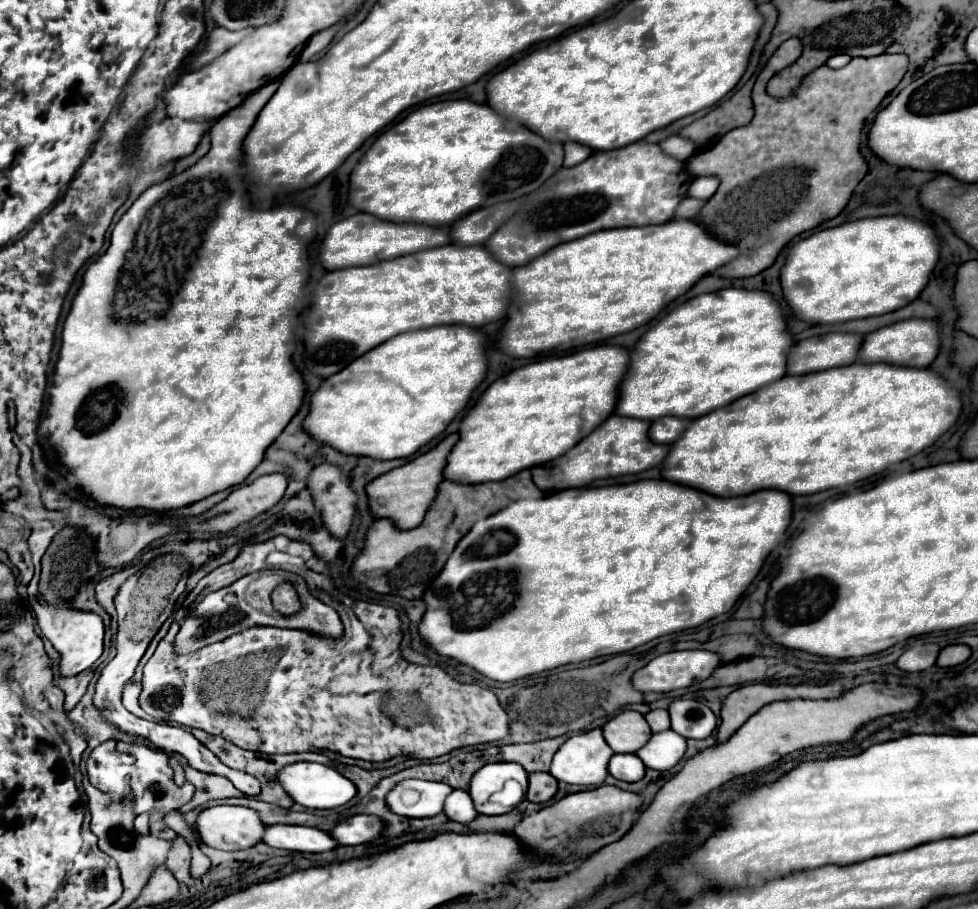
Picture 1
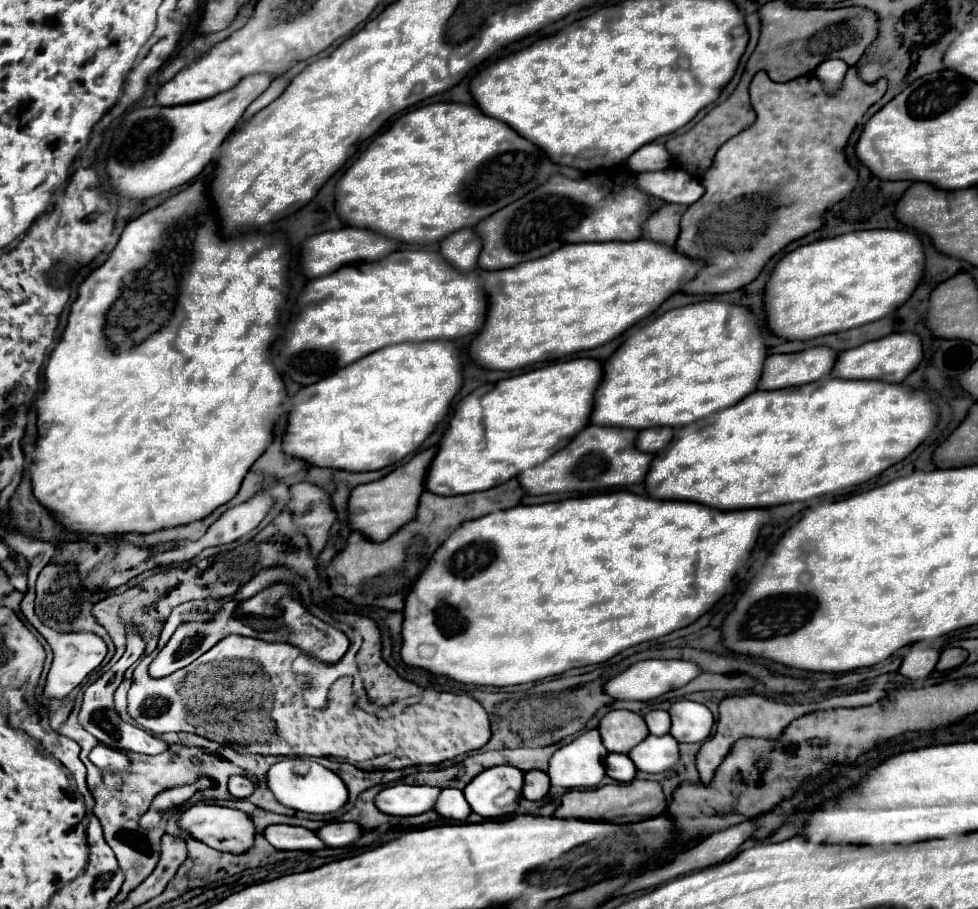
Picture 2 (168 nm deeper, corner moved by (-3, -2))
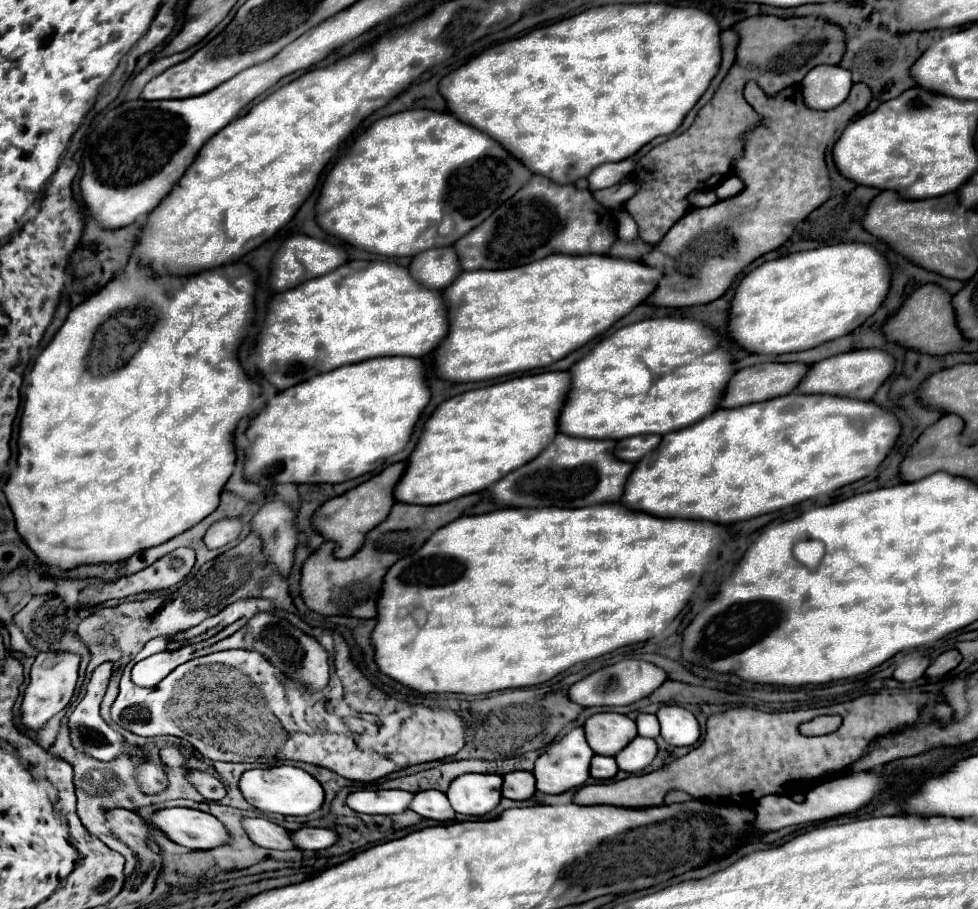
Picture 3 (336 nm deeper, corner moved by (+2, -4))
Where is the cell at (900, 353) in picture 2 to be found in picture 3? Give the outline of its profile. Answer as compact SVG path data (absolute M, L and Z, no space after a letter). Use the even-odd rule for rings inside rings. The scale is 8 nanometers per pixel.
M854 349L828 359L822 359L810 367L804 381L800 381L800 393L832 393L854 399L872 399L880 385L892 375L894 357L884 349Z

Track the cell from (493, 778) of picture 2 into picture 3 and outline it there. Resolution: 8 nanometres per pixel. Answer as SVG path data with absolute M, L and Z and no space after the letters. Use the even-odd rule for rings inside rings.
M466 773L452 781L446 795L456 813L482 817L500 803L502 781L504 779L500 775Z

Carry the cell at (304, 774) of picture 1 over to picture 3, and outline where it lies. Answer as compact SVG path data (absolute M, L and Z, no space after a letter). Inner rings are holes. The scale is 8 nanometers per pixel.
M276 765L268 769L250 769L240 779L240 791L244 799L260 809L262 813L280 813L280 815L310 815L318 811L324 803L324 789L316 783L316 777L294 765Z

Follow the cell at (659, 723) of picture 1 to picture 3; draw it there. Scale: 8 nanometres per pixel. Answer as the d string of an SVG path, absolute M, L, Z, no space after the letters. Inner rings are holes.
M638 713L636 725L638 725L638 735L640 737L652 737L652 739L656 739L660 735L660 725L658 725L656 715Z

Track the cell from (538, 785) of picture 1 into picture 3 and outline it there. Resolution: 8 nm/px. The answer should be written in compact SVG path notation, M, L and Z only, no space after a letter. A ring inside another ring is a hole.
M512 771L504 775L504 785L502 785L502 795L514 801L526 801L534 795L536 783L534 775L530 771Z

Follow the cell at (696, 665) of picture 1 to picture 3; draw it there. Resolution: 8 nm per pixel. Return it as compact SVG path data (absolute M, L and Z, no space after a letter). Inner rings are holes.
M624 659L618 661L610 667L598 669L596 673L584 677L582 681L574 683L568 691L570 699L582 707L592 707L592 705L606 705L606 707L614 707L614 705L632 705L648 695L652 695L664 681L668 681L668 673L664 673L664 669L648 663L648 661L638 661L638 659Z

